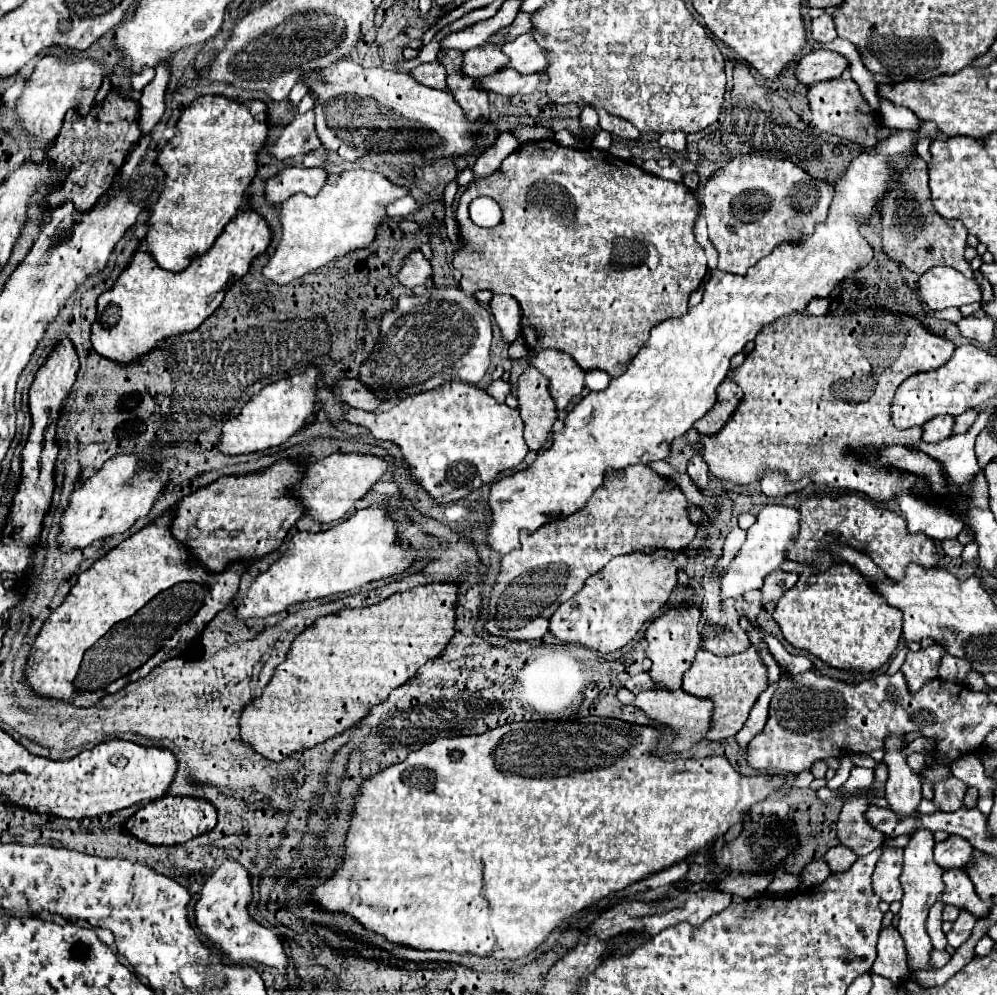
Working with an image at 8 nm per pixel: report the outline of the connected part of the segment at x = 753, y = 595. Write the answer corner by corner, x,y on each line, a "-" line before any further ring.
759,589
749,591
749,593
745,595
743,609
745,609
745,613
747,613
747,619
749,619
751,623
755,623
755,617
757,617
757,613
761,611
761,591
759,591

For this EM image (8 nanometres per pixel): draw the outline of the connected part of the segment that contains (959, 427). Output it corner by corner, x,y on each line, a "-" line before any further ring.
971,409
971,411
965,411
963,415
957,415
957,417
955,417
955,429
953,429
953,433
957,435
957,433
967,431
967,429
977,421
979,413
981,413
979,409

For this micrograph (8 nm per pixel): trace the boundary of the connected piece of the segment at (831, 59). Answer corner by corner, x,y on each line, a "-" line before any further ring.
817,49
807,53
805,57
799,59
799,65
797,65
797,77
805,85
815,85
821,81
841,77
845,71
847,71
847,59
827,49

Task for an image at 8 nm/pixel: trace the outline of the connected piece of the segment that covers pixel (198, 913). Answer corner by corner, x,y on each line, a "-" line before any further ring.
227,859
223,865
205,879
201,897
195,905
195,923
199,931
207,937
211,947
215,947
223,957
227,957
231,963
261,963
267,967
277,969
283,977
287,975
287,955
277,939
277,935
259,925
255,919
249,915
249,903
253,899
253,889
251,889
251,875
247,869
235,861

